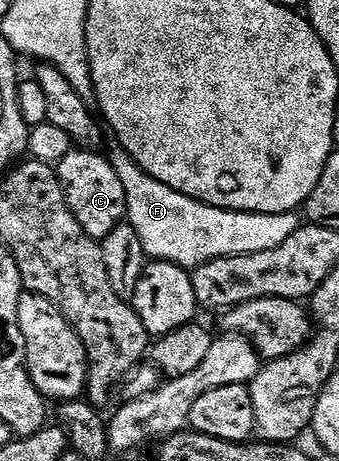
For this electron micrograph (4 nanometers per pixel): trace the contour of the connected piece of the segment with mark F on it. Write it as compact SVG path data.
M121 147L109 150L108 156L116 167L116 175L120 175L120 183L124 183L128 224L140 235L140 247L144 247L147 258L171 261L193 271L218 257L272 251L300 227L297 212L238 213L234 209L217 209L152 179Z

